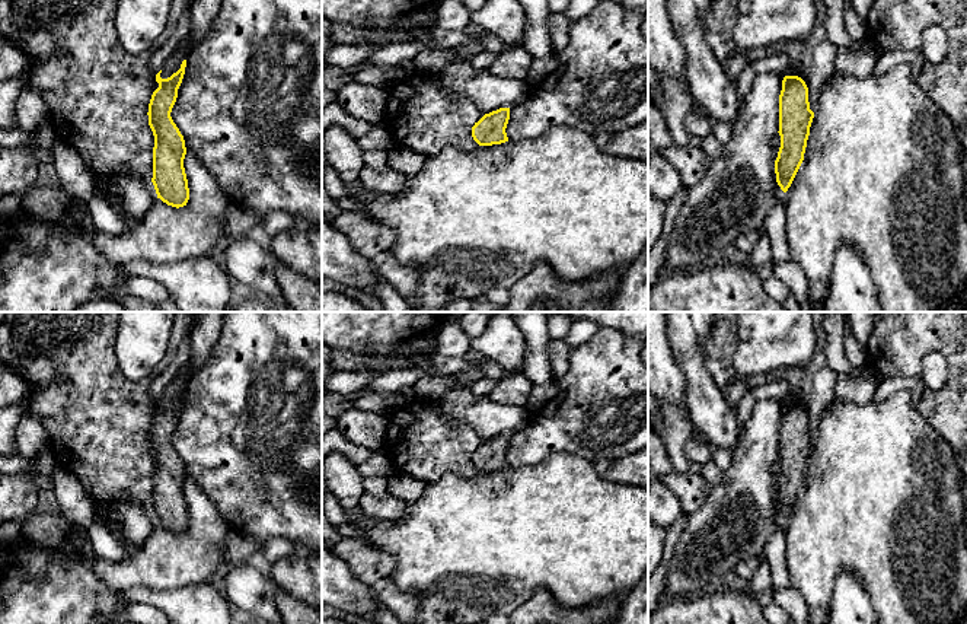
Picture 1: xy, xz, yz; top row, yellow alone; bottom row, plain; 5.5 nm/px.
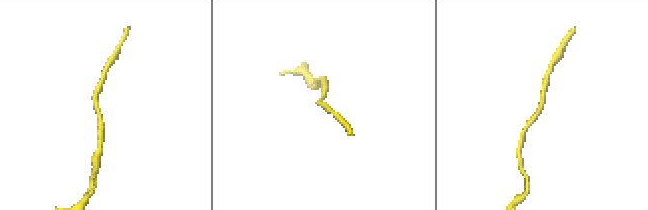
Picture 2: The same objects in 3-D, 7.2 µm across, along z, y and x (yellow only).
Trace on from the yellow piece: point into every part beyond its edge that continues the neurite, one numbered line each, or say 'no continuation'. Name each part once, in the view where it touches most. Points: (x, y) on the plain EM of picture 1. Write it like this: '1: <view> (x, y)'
no continuation

